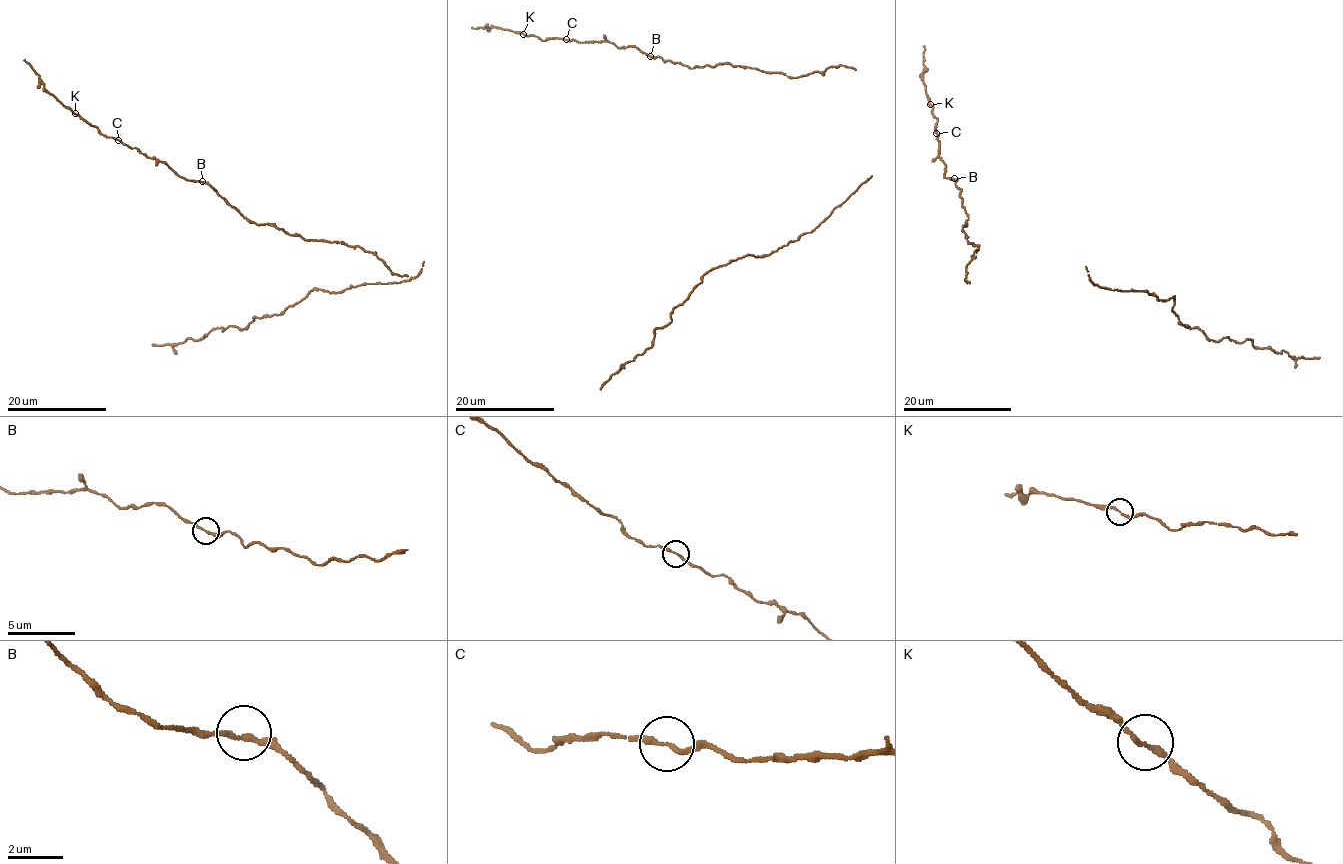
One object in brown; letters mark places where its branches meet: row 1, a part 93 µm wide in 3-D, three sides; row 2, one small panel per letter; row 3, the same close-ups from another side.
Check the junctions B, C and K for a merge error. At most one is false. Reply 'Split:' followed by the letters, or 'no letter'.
Split: no letter

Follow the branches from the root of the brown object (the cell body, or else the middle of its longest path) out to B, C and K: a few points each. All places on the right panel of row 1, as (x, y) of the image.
B: (969, 281), (965, 280), (967, 265), (979, 247), (968, 242), (962, 231), (968, 215), (961, 204), (954, 178)
C: (969, 281), (967, 265), (979, 247), (962, 231), (968, 215), (956, 181), (944, 176), (937, 134)
K: (969, 281), (967, 265), (979, 247), (962, 231), (968, 215), (960, 189), (944, 176), (938, 119), (930, 104)

